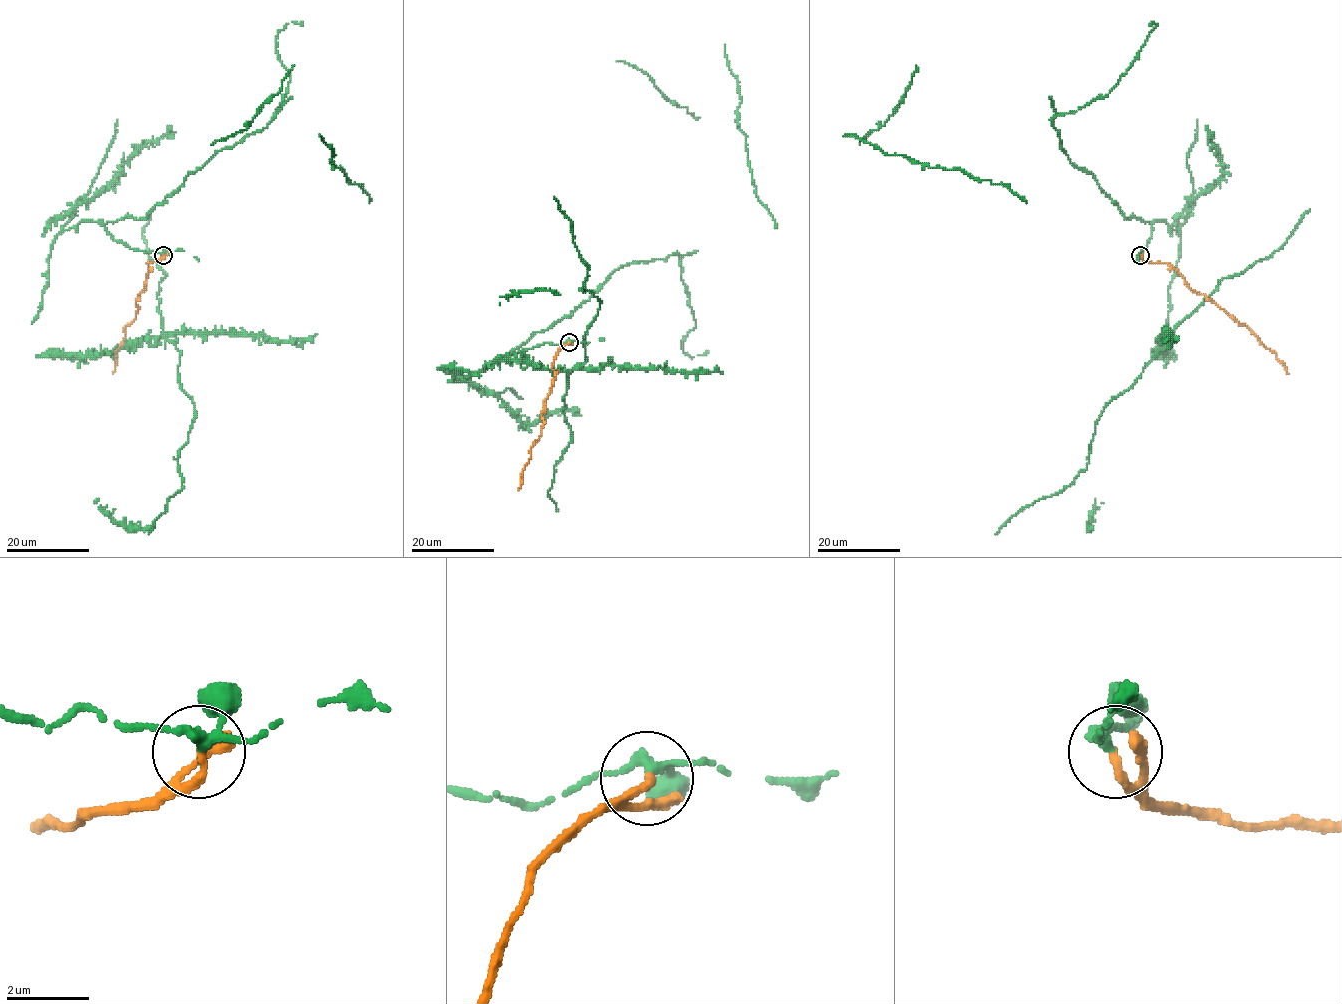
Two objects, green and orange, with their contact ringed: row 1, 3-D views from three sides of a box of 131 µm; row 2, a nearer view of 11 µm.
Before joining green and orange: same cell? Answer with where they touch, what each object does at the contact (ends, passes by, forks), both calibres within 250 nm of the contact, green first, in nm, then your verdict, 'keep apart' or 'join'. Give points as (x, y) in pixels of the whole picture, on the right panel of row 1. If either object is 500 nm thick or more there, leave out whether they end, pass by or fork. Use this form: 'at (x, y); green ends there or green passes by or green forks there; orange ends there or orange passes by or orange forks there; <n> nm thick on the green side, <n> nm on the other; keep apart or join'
at (1140, 255); green forks there; orange ends there; 190 nm thick on the green side, 180 nm on the other; keep apart

